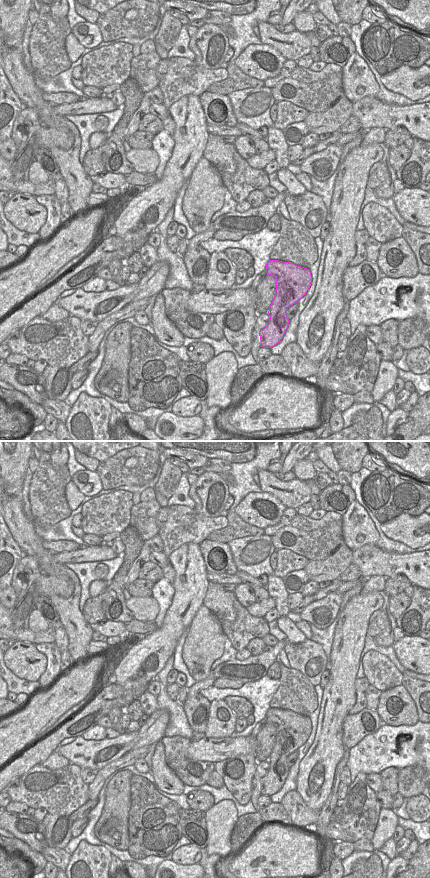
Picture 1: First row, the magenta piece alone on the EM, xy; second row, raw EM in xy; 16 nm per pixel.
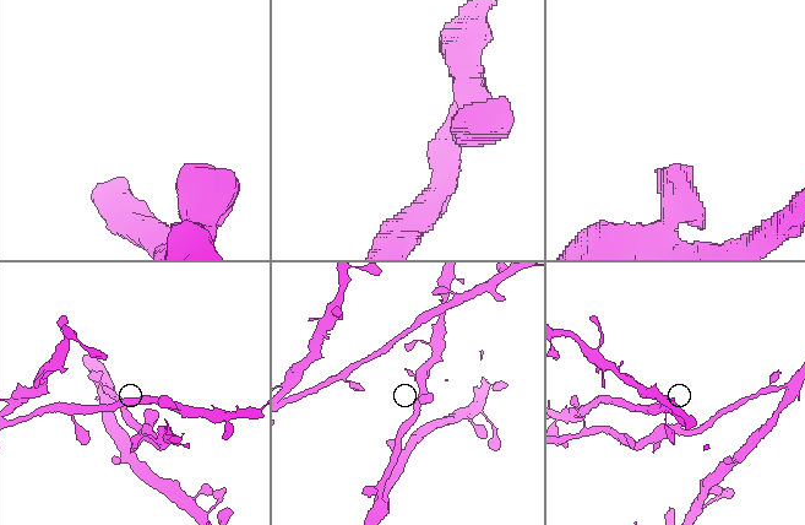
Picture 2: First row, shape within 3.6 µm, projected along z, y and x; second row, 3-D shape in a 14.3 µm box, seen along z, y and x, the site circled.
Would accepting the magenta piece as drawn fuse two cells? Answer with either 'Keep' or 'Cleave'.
Keep

